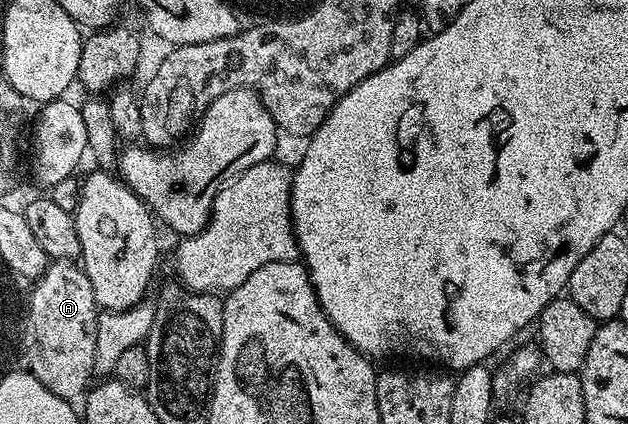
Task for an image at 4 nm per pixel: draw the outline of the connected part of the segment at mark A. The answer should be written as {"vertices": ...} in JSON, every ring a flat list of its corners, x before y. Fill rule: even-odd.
{"vertices":[[54,261,47,266,46,272,33,284,34,291,28,297,33,305,33,328,31,335,31,353,34,370,31,375,52,389,56,397,78,401,85,396,94,375,94,338,100,318,100,308,92,293,92,281,88,281,85,271,74,261]]}

